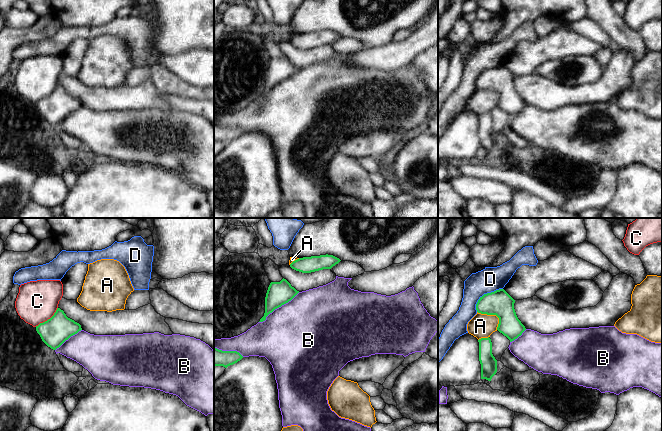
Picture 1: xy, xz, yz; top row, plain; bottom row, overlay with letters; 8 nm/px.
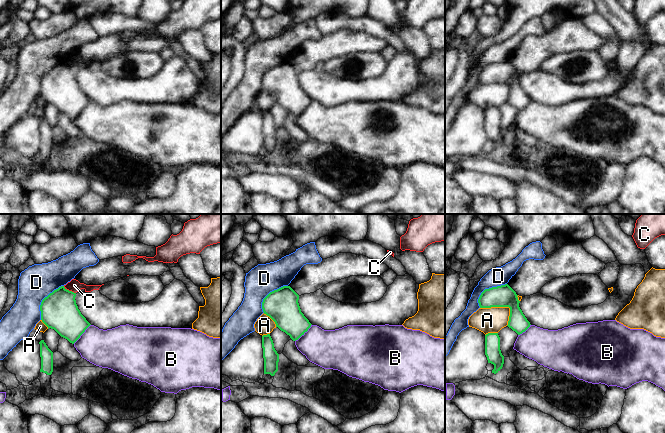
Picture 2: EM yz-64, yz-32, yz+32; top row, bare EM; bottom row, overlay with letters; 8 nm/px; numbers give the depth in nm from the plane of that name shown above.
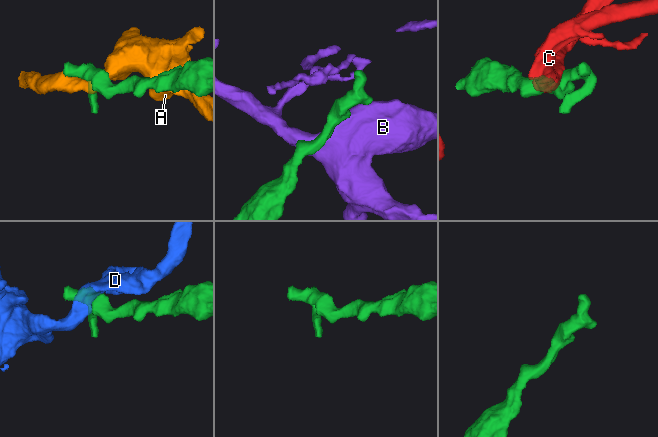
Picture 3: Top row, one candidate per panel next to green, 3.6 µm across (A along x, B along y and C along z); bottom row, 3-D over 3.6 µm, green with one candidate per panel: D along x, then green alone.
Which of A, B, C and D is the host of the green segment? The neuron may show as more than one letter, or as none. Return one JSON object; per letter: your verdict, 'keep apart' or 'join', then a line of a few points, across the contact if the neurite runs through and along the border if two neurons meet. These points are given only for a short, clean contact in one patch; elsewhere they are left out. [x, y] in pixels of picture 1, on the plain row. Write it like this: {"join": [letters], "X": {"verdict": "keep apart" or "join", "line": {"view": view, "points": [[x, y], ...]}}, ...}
{"join": [], "A": {"verdict": "keep apart"}, "B": {"verdict": "keep apart"}, "C": {"verdict": "keep apart"}, "D": {"verdict": "keep apart"}}

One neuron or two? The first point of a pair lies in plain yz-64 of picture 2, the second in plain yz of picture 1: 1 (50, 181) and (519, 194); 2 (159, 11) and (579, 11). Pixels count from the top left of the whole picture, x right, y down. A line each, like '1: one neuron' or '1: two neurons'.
1: two neurons
2: two neurons

